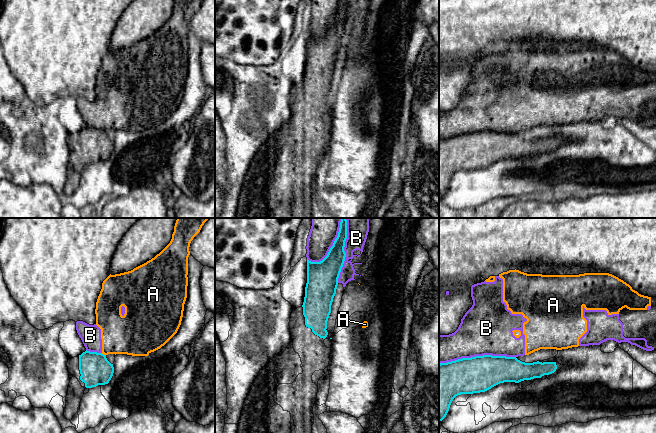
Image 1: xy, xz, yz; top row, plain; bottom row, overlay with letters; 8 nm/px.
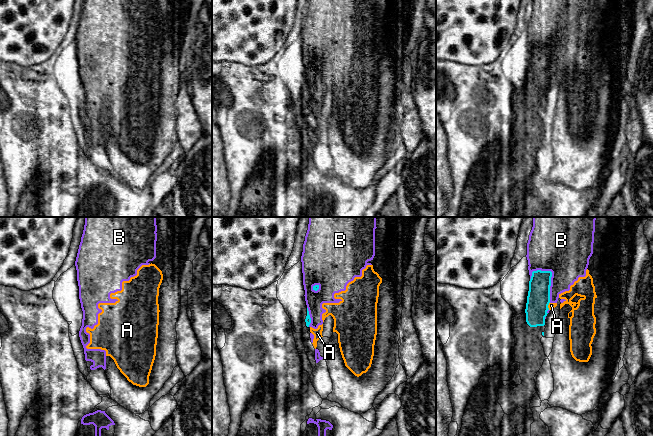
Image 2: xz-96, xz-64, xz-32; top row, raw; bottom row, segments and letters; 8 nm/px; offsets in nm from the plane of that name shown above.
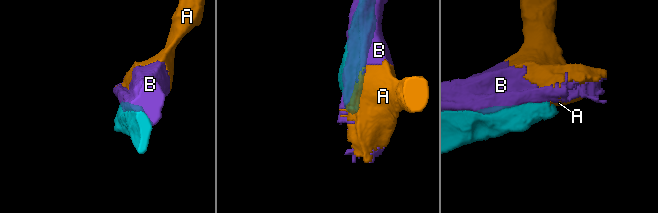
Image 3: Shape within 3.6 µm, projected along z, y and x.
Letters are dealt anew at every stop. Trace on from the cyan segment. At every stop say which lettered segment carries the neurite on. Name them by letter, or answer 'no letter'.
no letter

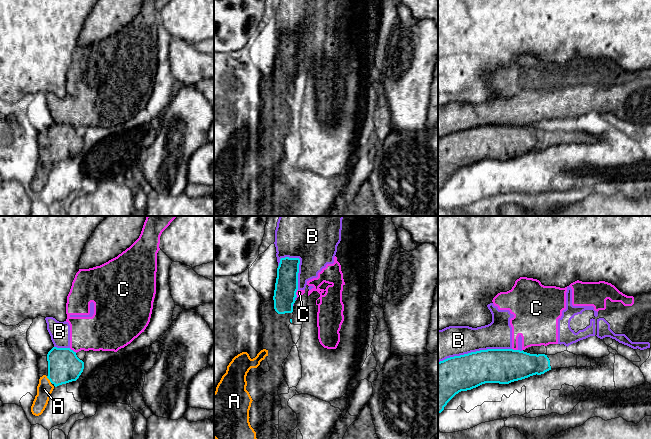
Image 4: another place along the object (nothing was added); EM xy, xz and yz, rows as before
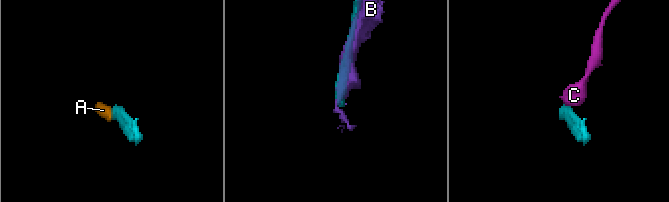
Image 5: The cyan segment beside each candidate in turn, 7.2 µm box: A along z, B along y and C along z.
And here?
A

